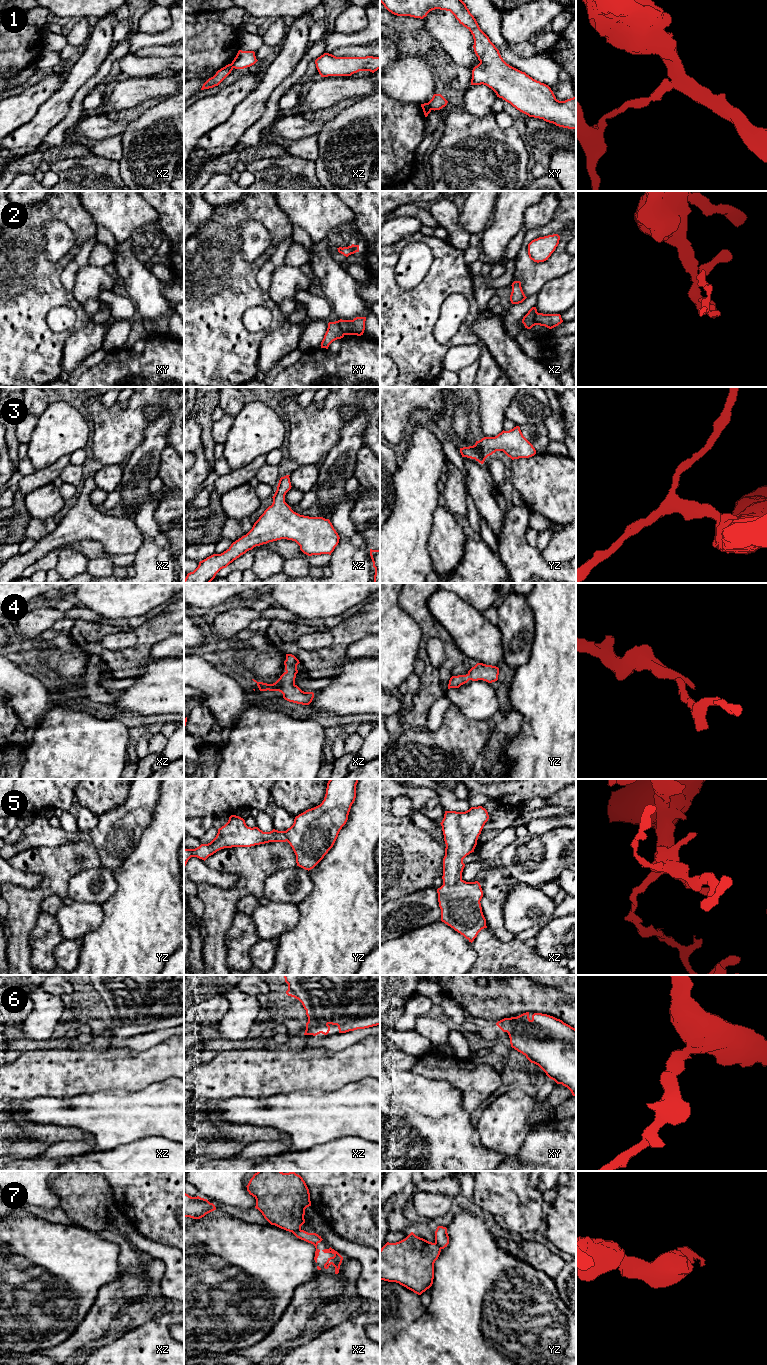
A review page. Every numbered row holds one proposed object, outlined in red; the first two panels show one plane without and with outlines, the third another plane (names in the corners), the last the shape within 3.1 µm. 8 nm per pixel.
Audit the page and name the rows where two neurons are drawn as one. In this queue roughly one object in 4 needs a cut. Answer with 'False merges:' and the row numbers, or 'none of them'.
False merges: 1, 2, 7

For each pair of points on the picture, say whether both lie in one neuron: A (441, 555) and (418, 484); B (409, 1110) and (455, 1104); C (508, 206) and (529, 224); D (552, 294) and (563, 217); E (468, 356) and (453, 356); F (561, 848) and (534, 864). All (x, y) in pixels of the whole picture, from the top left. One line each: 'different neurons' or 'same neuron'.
A: different neurons
B: same neuron
C: different neurons
D: different neurons
E: same neuron
F: same neuron

